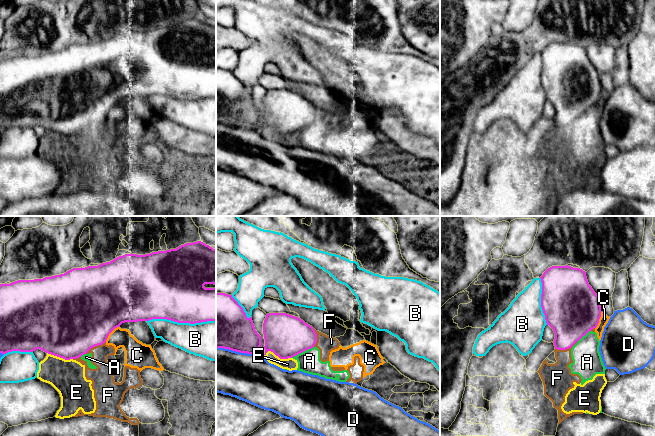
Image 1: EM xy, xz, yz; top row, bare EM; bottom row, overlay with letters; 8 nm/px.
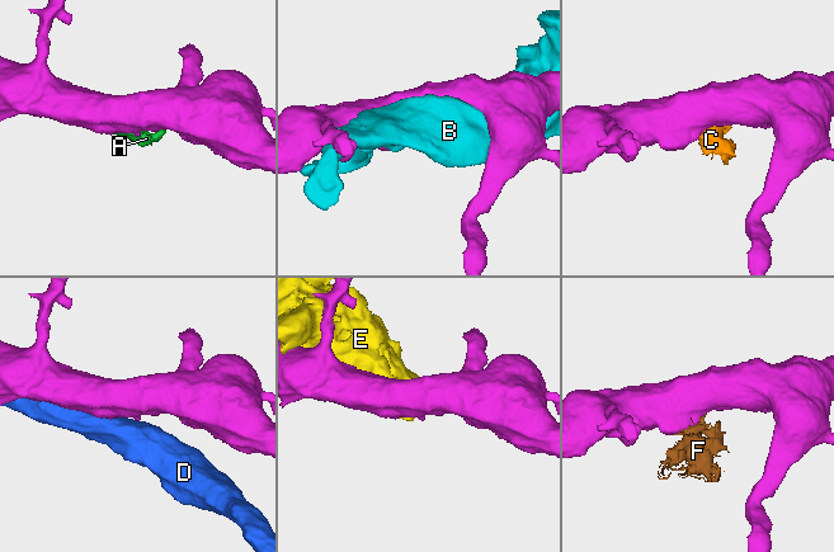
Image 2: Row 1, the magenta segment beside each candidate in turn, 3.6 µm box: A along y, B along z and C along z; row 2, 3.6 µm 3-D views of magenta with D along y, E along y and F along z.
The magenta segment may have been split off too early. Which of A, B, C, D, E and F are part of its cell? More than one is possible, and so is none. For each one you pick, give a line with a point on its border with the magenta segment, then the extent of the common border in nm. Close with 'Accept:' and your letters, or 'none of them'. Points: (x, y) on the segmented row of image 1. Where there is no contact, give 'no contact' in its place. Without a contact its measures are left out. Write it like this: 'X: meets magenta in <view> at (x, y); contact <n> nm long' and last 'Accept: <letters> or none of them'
Accept: none of them

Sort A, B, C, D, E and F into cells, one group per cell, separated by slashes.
A C E F / B / D

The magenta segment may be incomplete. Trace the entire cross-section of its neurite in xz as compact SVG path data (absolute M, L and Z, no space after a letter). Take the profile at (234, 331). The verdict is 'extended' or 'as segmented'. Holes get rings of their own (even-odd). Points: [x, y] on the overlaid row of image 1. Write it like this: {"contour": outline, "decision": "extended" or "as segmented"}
{"contour": "M216 293L216 348L256 354L260 346L252 317L246 316L232 295Z", "decision": "as segmented"}

